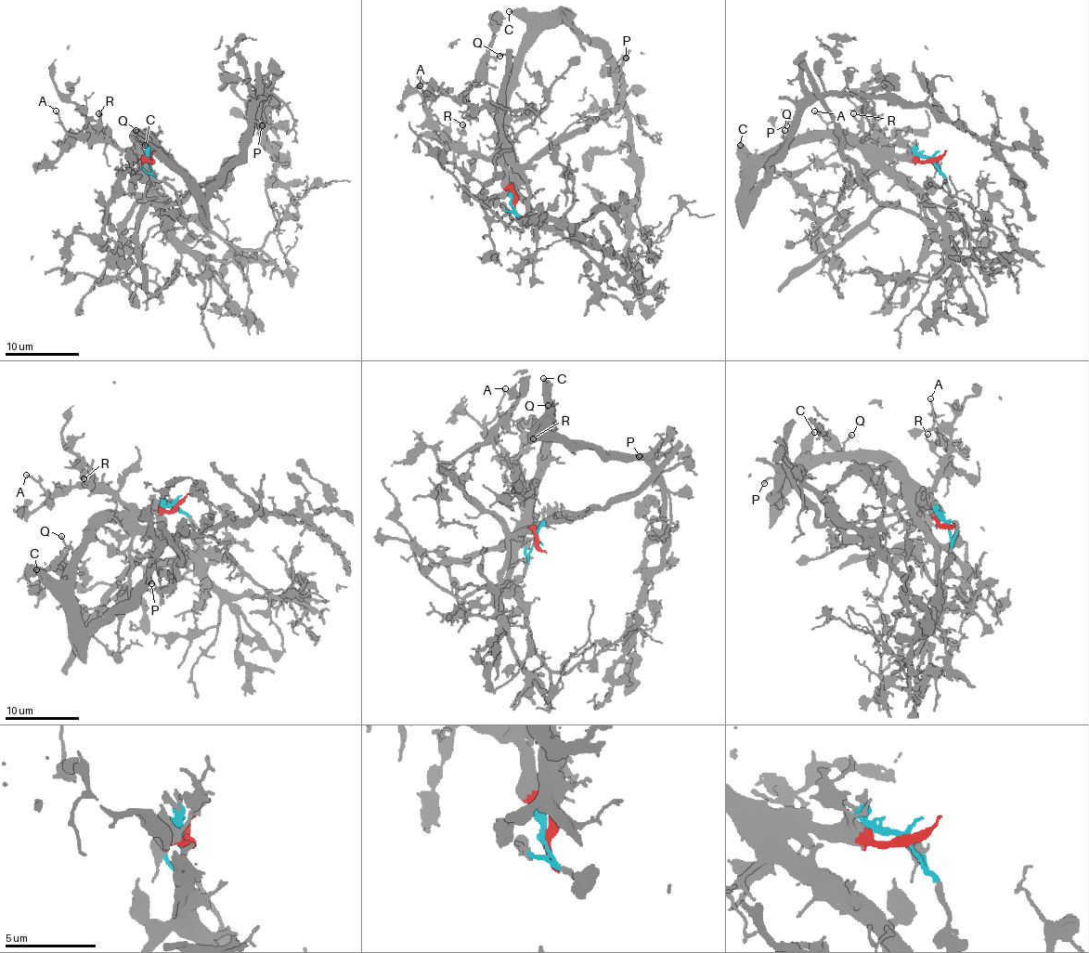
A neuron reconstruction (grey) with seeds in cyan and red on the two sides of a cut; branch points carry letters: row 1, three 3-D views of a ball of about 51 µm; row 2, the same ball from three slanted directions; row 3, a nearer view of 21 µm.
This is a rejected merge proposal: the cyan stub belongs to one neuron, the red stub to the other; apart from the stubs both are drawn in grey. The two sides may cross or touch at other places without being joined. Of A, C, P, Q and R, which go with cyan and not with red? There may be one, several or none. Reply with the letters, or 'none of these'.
none of these

